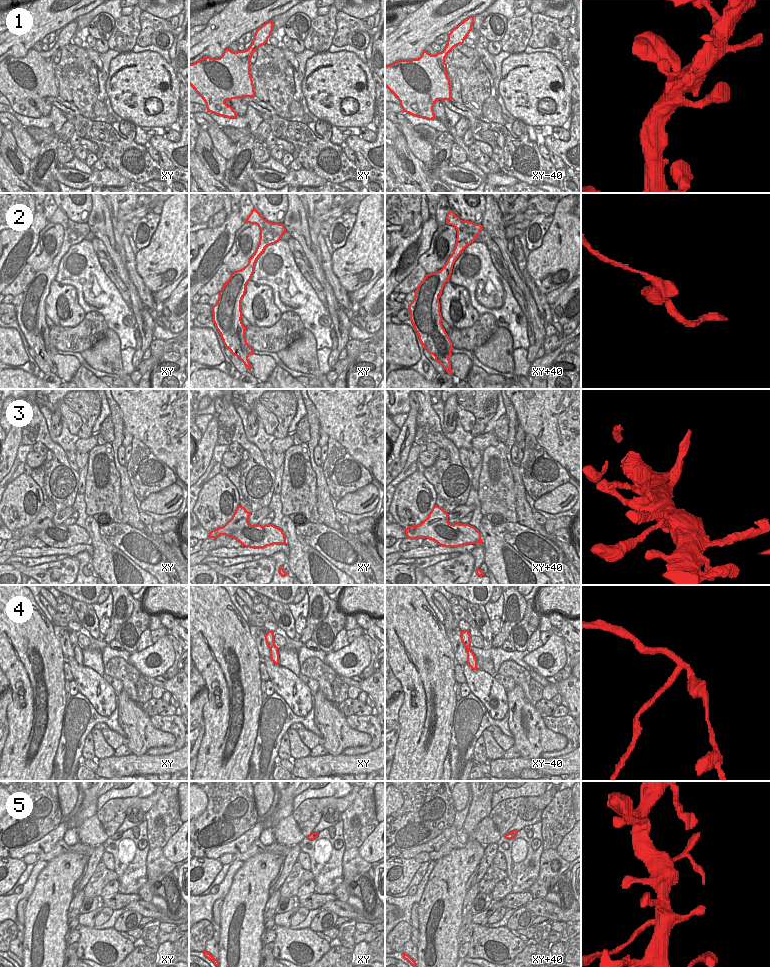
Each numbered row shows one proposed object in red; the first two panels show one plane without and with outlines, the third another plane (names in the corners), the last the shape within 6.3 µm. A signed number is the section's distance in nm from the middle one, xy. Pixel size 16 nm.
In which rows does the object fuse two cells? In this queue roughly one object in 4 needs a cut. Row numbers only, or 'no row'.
4

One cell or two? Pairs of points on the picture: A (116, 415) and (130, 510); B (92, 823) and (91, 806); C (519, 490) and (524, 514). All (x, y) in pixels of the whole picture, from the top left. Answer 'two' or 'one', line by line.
A: one
B: two
C: one

